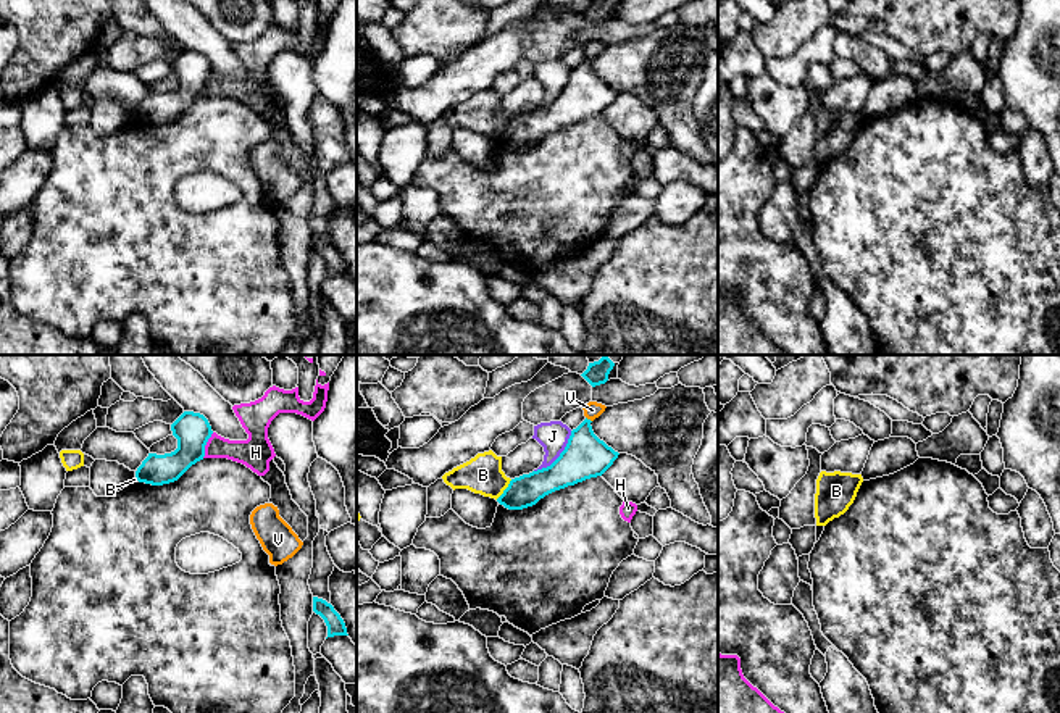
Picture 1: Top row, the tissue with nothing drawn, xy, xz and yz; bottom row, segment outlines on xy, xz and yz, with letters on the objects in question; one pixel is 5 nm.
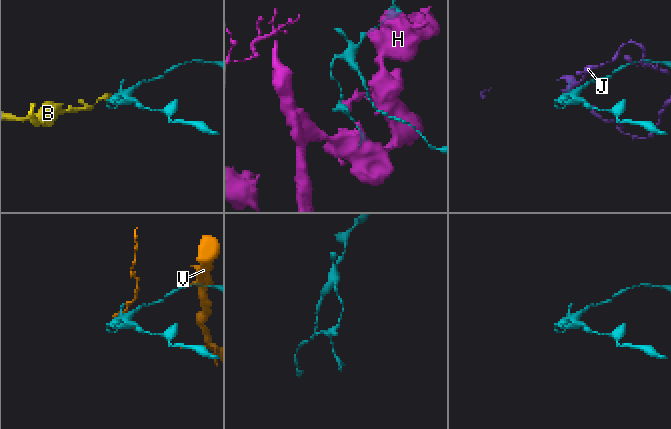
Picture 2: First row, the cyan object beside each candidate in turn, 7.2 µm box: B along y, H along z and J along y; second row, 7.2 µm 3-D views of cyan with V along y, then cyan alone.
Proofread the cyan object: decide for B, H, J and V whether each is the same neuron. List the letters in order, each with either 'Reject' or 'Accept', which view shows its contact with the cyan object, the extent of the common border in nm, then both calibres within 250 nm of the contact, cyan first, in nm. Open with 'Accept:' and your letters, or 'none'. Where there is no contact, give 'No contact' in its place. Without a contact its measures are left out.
Accept: none
B: Reject. Touches cyan in xz. Shared border 130 nm. Thickness 160 nm (cyan) against 190 nm
H: Reject. Touches cyan in xy. Shared border 140 nm. Thickness 180 nm (cyan) against 150 nm
J: Reject. Touches cyan in xz. Shared border 280 nm. Thickness 220 nm (cyan) against 150 nm
V: Reject. Touches cyan in xz. Shared border 40 nm. Thickness 220 nm (cyan) against 90 nm

